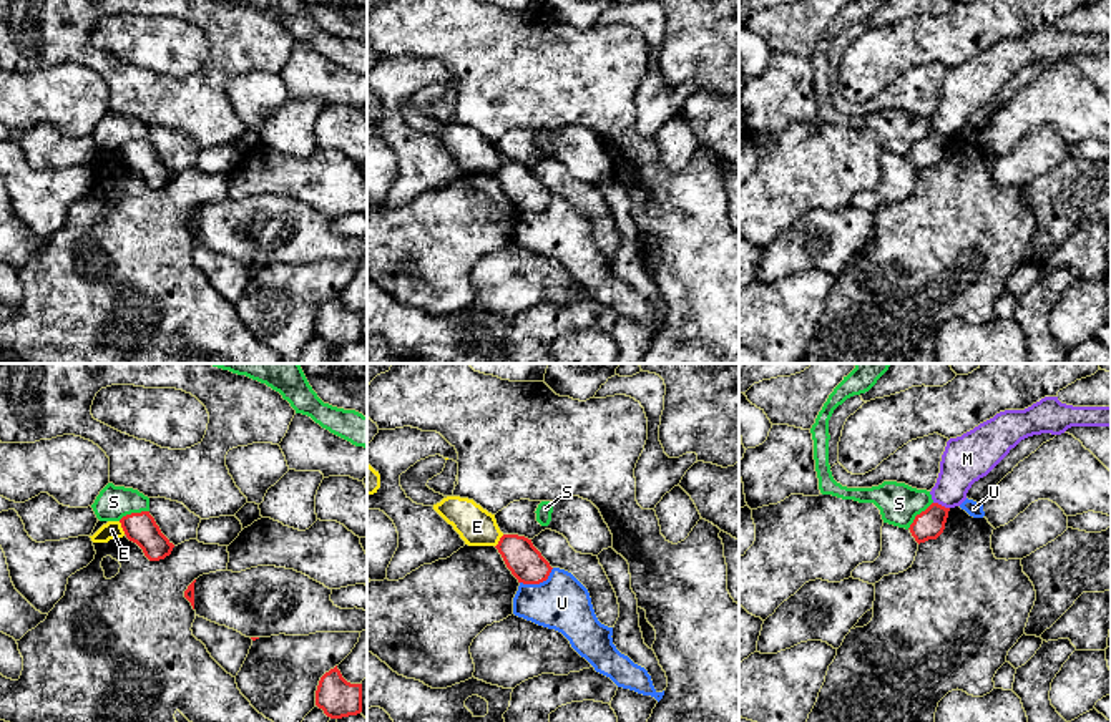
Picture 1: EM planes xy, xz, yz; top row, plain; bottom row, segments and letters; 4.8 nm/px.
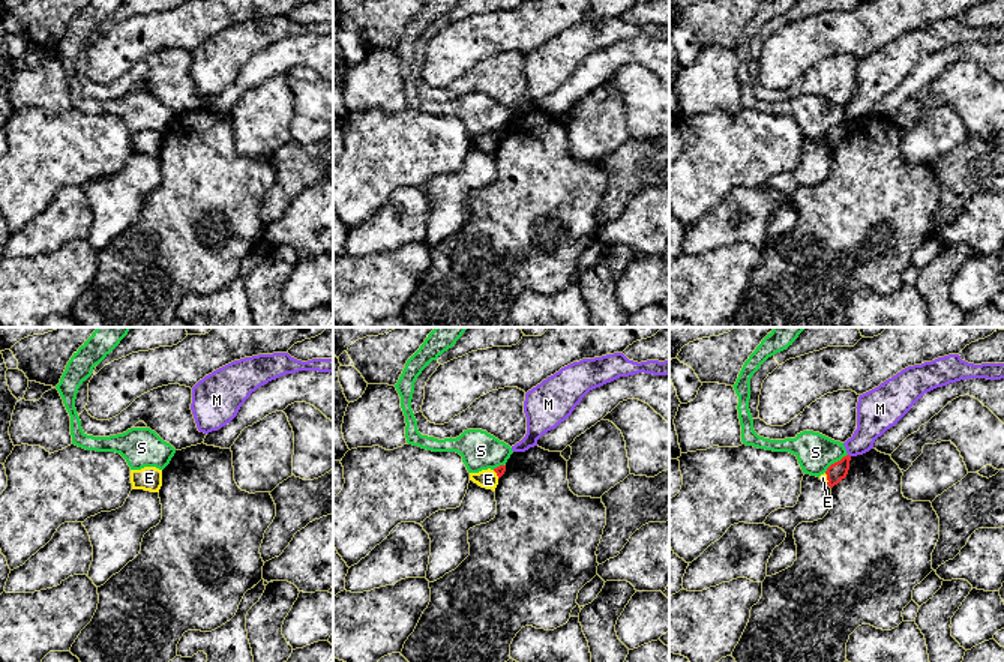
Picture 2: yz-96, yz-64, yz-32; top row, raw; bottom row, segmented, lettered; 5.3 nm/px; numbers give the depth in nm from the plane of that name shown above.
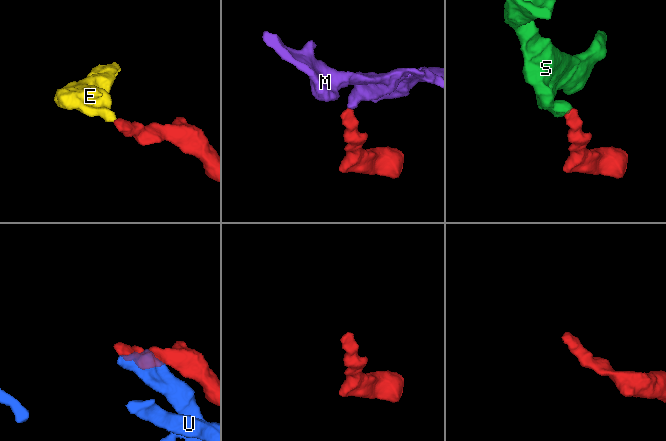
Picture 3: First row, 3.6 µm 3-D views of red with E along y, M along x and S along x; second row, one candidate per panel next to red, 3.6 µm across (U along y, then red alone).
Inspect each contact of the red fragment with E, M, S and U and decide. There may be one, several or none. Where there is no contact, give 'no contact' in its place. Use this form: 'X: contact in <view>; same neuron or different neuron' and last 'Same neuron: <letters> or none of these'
E: contact in xy; different neuron
M: contact in yz; different neuron
S: contact in xy; different neuron
U: contact in xz; different neuron
Same neuron: none of these

